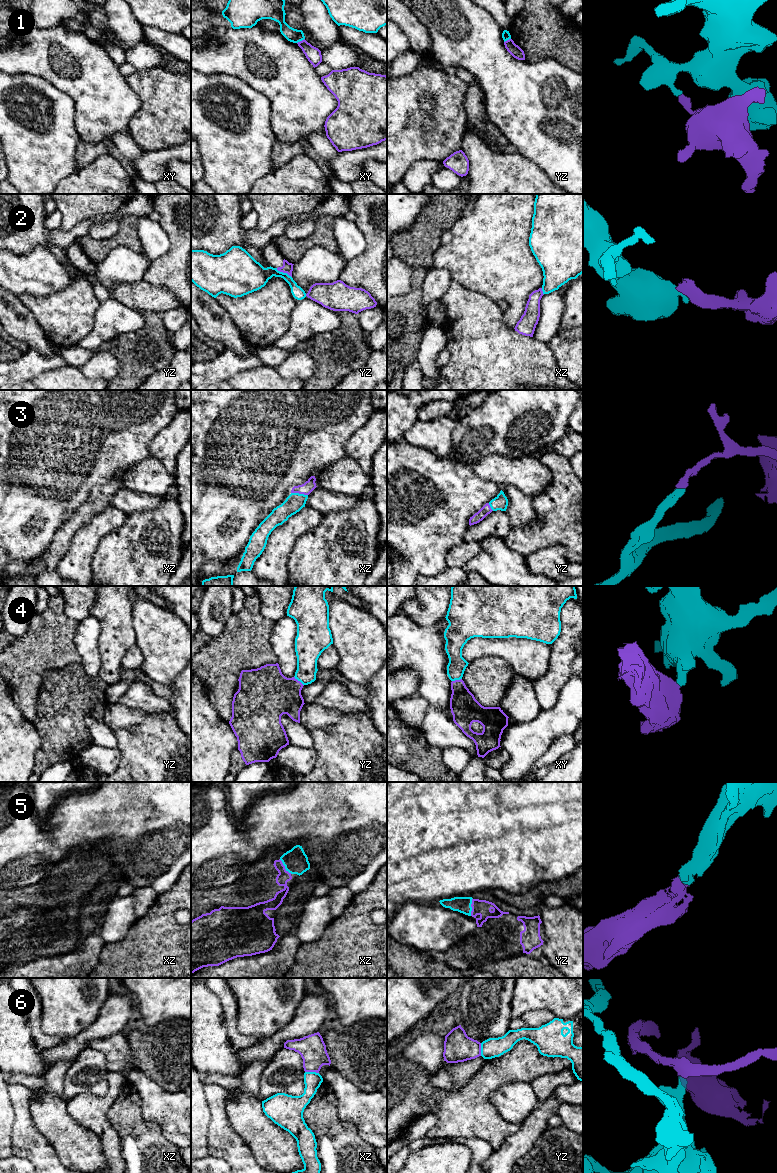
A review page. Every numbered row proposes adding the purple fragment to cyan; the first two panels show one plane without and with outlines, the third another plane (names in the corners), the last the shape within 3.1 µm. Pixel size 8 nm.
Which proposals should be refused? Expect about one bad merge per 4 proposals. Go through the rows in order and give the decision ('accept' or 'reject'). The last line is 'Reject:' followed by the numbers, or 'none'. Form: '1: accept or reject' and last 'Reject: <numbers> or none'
1: reject
2: reject
3: accept
4: reject
5: accept
6: reject
Reject: 1, 2, 4, 6

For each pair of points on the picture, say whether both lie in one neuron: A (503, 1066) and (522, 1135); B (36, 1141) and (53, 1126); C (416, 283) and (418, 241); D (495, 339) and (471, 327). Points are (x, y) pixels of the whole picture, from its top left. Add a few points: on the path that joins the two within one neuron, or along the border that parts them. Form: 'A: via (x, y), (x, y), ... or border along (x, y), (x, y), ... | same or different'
A: border along (520, 1125), (503, 1141) | different
B: border along (31, 1114), (31, 1119), (36, 1129), (57, 1153) | different
C: border along (428, 269), (415, 268), (413, 270) | different
D: via (489, 339), (483, 339), (477, 333) | same

